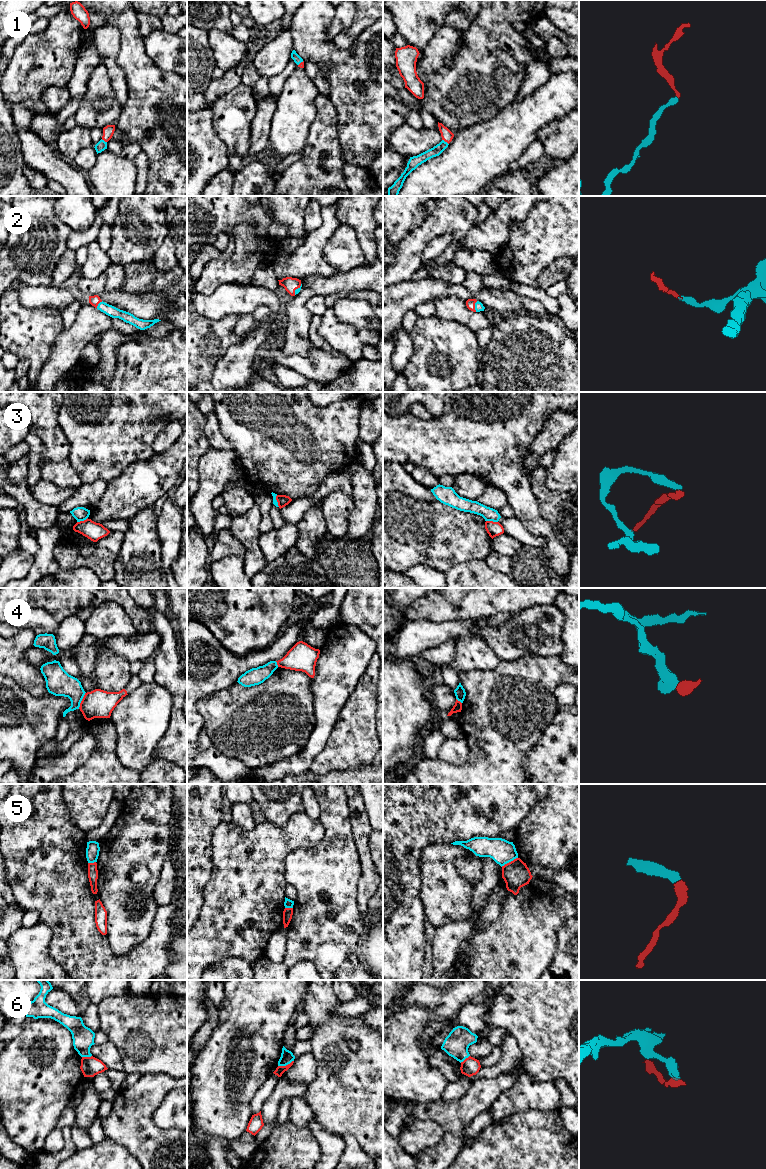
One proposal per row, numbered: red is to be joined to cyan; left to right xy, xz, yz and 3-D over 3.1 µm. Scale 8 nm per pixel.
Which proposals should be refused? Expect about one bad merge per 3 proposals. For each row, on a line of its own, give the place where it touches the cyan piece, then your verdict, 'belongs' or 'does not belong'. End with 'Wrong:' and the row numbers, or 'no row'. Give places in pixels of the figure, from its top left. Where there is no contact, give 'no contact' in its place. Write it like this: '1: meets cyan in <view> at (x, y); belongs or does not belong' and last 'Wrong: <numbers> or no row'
1: meets cyan in yz at (444, 141); belongs
2: meets cyan in yz at (475, 306); belongs
3: meets cyan in yz at (492, 520); does not belong
4: meets cyan in xy at (81, 700); does not belong
5: meets cyan in yz at (509, 861); belongs
6: meets cyan in xz at (285, 1065); does not belong
Wrong: 3, 4, 6

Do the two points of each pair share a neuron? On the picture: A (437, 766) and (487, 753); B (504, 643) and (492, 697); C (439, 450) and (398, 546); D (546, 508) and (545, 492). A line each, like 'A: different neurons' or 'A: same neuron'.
A: same neuron
B: different neurons
C: different neurons
D: same neuron

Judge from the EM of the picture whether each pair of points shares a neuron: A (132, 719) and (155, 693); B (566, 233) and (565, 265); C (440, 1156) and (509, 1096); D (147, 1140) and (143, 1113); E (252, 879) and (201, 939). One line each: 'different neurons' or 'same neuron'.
A: same neuron
B: different neurons
C: different neurons
D: same neuron
E: same neuron

